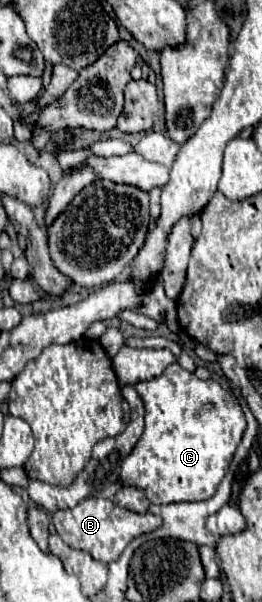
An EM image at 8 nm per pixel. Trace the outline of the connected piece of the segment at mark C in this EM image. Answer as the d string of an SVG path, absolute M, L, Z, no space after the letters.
M179 363L169 365L165 373L161 373L153 381L137 383L135 389L139 391L145 403L145 431L135 449L123 459L121 465L123 483L141 489L145 497L155 505L209 499L215 493L221 479L225 477L233 453L245 431L245 417L237 399L229 391L225 391L219 383L211 379L201 381L195 377L195 373L185 371Z

